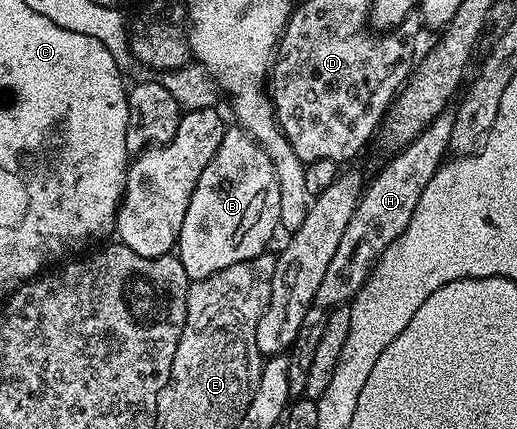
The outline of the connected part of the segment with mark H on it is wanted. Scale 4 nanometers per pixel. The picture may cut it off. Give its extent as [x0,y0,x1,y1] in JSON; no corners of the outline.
[288,111,453,398]

